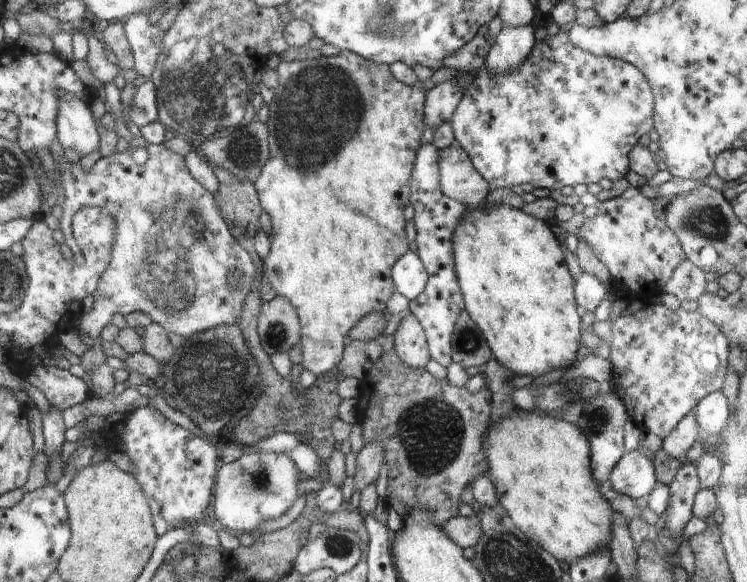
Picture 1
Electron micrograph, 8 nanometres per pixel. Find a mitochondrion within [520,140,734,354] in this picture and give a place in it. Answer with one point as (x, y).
(710, 222)

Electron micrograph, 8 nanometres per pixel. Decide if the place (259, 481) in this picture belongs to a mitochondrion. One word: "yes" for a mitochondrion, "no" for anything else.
yes

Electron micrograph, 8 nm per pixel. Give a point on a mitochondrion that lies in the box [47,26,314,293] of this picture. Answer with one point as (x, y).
(206, 90)

